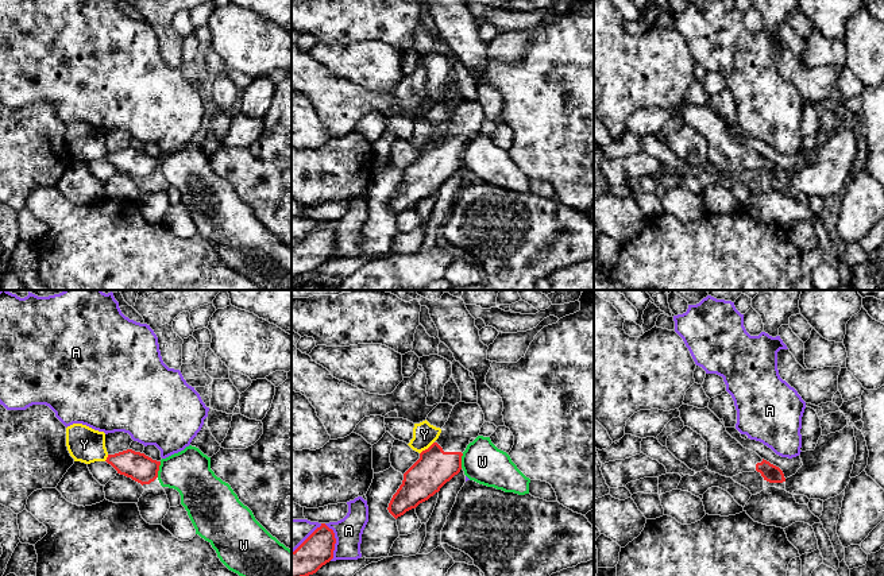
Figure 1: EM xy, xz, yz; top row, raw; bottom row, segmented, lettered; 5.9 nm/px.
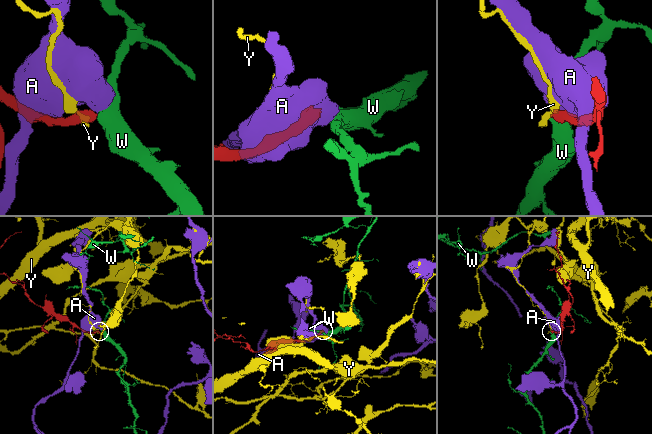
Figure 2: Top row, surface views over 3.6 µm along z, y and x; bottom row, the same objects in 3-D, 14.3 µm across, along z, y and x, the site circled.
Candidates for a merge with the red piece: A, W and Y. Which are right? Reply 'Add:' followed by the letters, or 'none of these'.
Add: none of these

